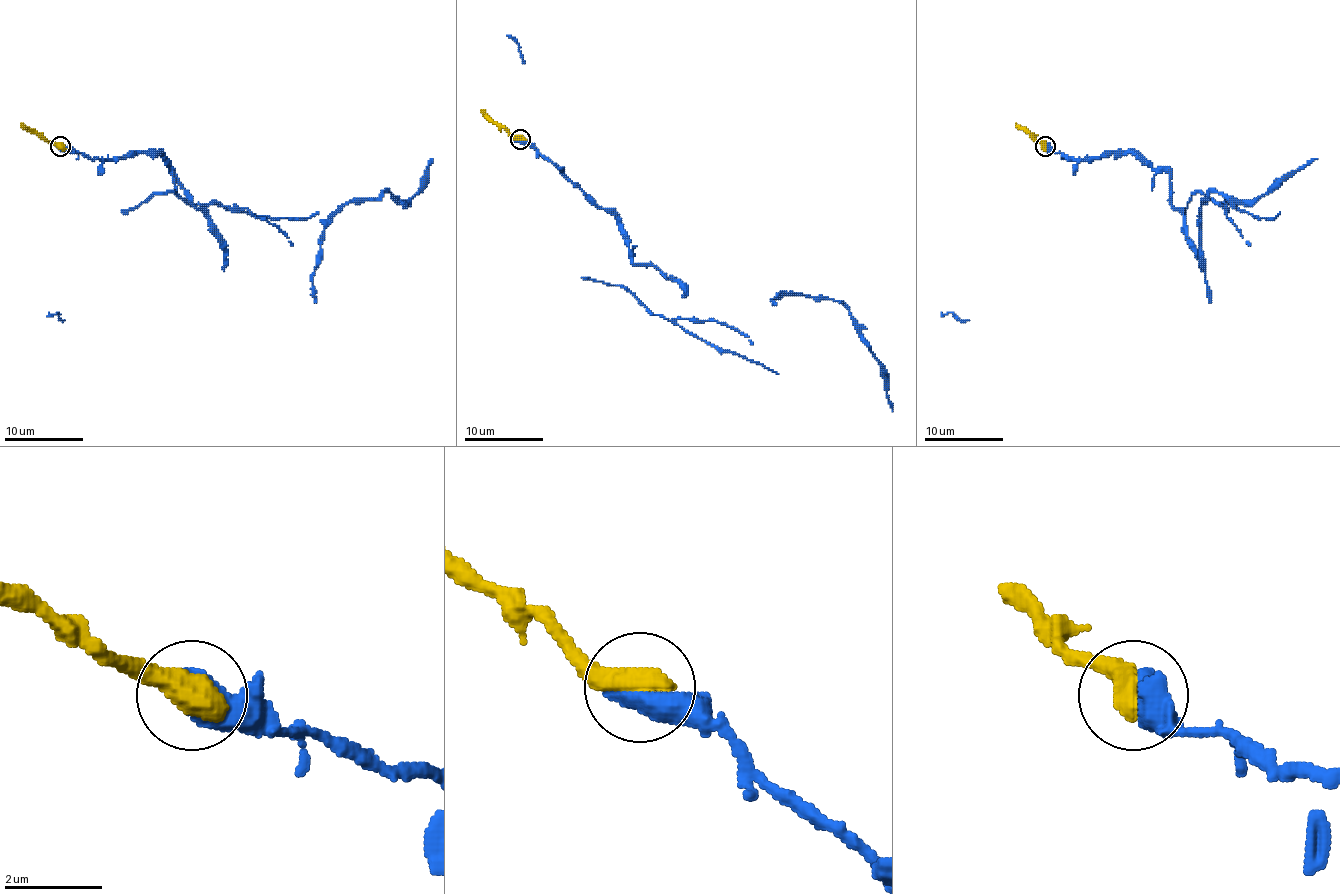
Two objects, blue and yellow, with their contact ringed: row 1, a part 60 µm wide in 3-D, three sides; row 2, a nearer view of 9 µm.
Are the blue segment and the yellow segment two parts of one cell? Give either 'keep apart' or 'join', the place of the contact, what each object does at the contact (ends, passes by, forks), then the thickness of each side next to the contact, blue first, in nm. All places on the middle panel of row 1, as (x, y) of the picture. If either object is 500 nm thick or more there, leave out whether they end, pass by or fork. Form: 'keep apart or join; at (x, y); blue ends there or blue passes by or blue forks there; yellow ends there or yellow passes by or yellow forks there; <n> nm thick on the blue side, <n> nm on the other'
join; at (520, 139); 700 nm thick on the blue side, 650 nm on the other

